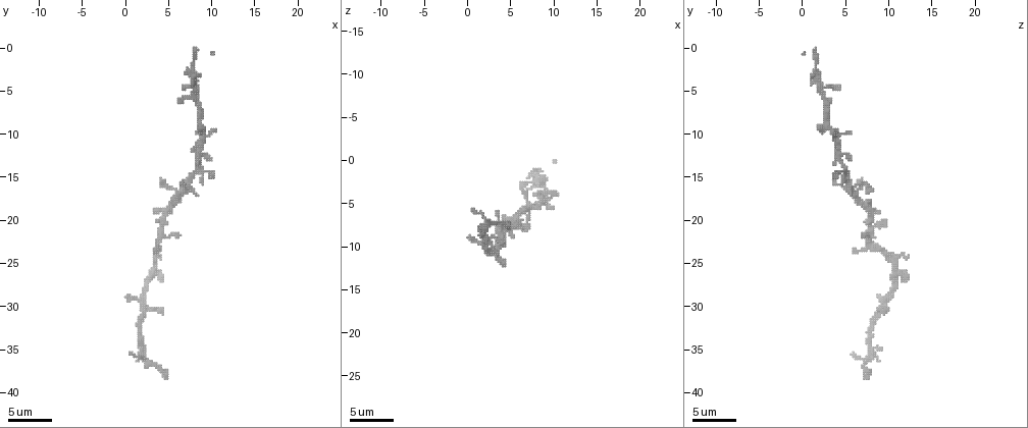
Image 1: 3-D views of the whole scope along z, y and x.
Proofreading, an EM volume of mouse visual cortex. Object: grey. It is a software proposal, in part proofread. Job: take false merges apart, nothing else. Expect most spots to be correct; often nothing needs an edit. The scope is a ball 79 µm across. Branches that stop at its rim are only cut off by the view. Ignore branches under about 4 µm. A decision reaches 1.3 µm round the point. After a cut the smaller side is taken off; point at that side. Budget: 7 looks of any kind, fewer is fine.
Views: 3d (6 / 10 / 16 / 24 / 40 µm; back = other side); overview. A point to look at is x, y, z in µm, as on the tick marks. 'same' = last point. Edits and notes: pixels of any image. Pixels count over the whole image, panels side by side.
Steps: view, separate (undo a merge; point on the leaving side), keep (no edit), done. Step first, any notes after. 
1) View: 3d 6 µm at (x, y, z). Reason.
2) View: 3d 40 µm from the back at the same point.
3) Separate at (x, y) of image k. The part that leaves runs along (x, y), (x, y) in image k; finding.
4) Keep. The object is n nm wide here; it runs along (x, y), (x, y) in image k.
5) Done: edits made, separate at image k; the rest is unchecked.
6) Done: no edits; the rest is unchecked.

View: 3d 16 µm at (2.2, 31.4, 9.0). Side arm on a straight run.

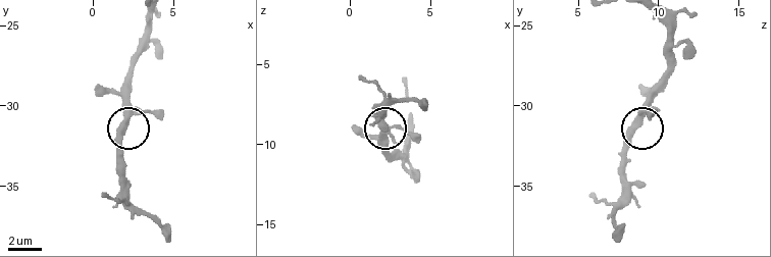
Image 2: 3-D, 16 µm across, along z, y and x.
Keep. 3 arms meet here; it runs along (658, 18), (666, 31), (666, 67), (640, 125), (618, 153) in image 2; all the same cell.

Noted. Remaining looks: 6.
View: 3d 6 µm at (2.6, 36.0, 7.4). Thin arm on a thick one.

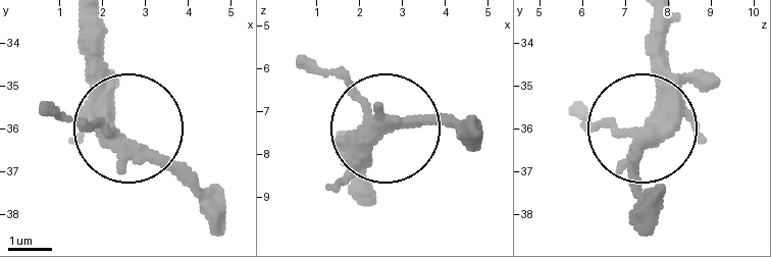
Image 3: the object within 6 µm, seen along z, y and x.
View: 3d 6 µm from the back at (2.40, 36.30, 7.50). Other side.

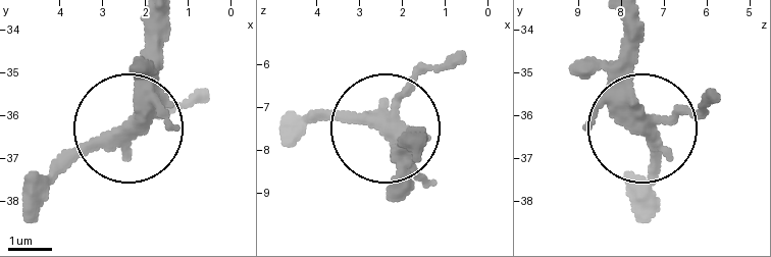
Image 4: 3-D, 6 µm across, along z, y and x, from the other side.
Keep. 4 arms meet here; it runs along (154, 20), (150, 108), (37, 203) in image 4; continuous, no second cell.

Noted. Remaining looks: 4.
View: 3d 10 µm at (5.2, 18.6, 7.6). Four-way junction.

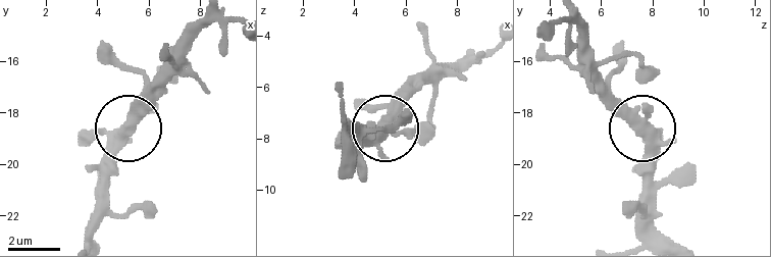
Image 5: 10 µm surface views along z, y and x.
Keep. It runs along (639, 131), (645, 188) in image 5; one cell here.

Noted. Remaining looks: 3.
Done: no edits; the rest is unchecked.

